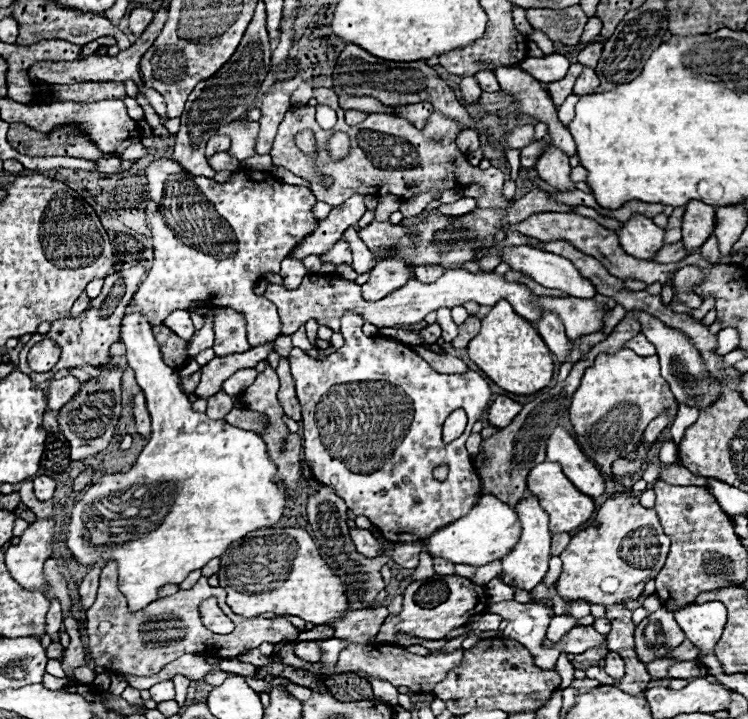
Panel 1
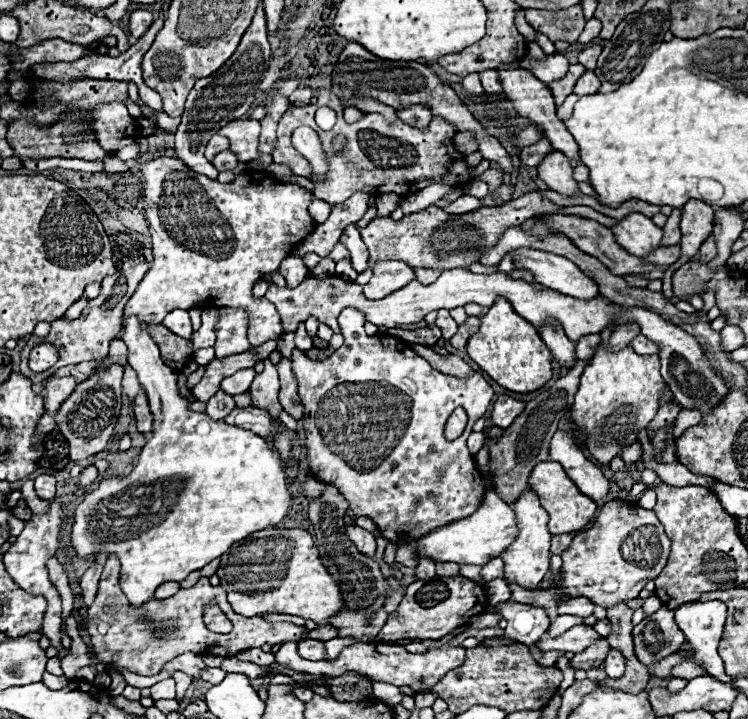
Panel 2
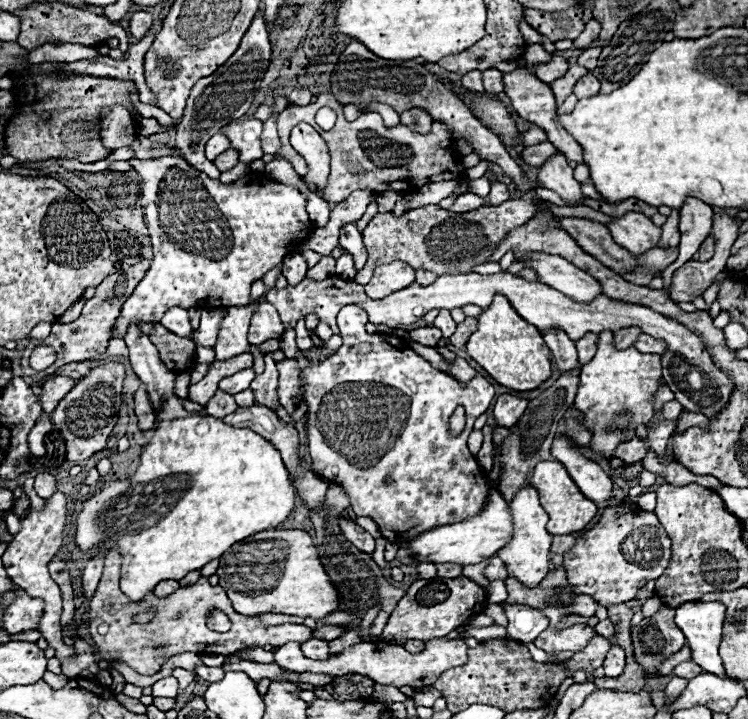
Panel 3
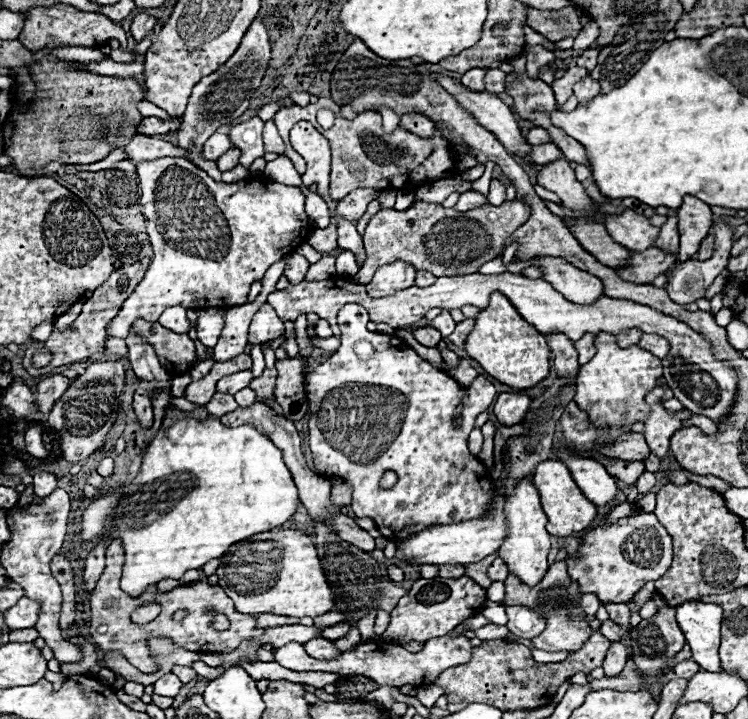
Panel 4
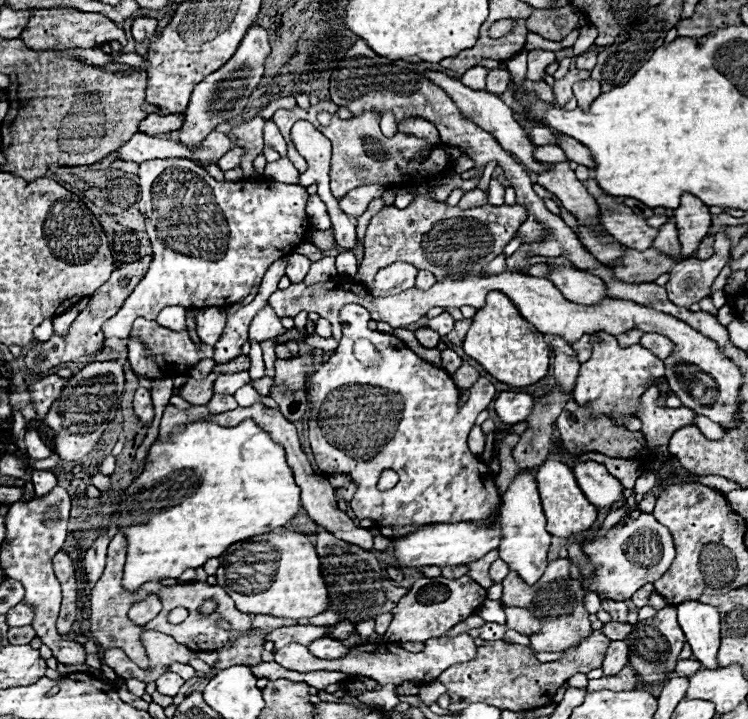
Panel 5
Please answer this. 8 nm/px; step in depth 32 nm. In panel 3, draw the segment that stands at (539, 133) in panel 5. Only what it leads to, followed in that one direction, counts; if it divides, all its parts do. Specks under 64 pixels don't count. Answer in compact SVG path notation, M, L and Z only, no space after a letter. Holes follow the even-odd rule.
M532 126L532 128L528 128L526 132L520 134L520 142L524 146L532 146L532 144L538 144L538 142L544 142L544 140L546 140L546 132L538 126Z

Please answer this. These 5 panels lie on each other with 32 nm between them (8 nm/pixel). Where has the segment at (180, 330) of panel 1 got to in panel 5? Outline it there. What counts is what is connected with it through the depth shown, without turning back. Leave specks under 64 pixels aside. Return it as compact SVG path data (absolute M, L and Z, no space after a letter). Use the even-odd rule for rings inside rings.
M166 306L158 314L156 322L160 326L170 328L170 330L186 330L186 308L182 308L182 306Z

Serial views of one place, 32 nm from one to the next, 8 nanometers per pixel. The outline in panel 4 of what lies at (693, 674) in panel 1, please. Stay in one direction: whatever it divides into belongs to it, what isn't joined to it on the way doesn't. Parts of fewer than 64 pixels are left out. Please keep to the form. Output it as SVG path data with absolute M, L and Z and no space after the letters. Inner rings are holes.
M684 660L684 662L674 666L674 674L680 676L680 678L686 678L686 680L690 680L698 670L700 670L700 666L696 662L692 662L692 660Z

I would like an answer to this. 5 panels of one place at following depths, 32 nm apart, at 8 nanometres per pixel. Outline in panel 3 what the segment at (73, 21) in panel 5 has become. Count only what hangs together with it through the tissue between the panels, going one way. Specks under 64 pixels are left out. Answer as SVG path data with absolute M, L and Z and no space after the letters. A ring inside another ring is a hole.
M32 2L30 6L26 6L26 10L16 10L14 14L18 14L18 18L22 20L22 32L20 32L16 42L26 50L32 50L32 48L42 46L44 42L52 42L52 40L94 46L106 38L118 38L120 40L118 48L122 52L128 50L126 32L118 24L110 22L106 16L98 16L98 14L88 12L88 10L78 10L78 8L66 6L62 2Z

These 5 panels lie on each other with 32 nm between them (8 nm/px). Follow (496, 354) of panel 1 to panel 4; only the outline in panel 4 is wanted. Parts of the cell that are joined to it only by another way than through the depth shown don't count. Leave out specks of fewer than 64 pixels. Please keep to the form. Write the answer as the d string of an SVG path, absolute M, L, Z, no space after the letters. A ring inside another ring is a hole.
M494 292L490 296L488 308L480 310L480 314L476 316L476 326L466 340L466 352L490 376L510 388L534 388L550 374L550 348L546 344L546 338L532 324L528 324L516 312L510 300L500 292Z

